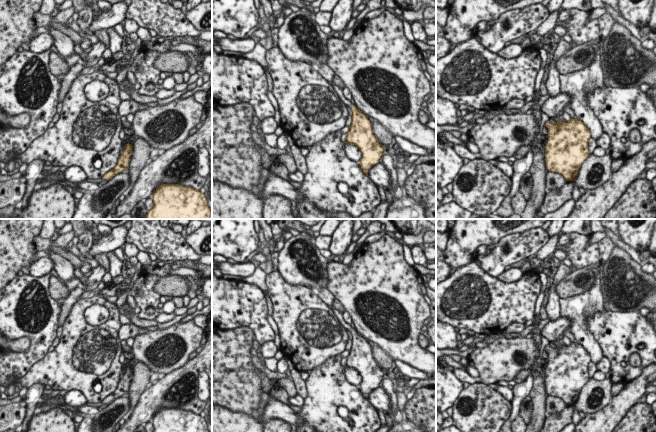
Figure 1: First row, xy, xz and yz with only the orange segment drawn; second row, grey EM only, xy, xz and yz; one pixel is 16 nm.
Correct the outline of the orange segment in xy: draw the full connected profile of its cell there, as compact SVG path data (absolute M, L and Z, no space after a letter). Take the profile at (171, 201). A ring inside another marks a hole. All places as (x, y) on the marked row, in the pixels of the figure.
M161 184L151 198L154 206L145 219L212 219L203 190L181 184Z

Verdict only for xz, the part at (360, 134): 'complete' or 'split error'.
split error

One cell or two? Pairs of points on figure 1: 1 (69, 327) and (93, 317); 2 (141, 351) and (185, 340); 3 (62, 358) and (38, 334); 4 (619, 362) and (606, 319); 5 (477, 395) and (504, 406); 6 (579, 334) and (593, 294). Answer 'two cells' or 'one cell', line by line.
1: two cells
2: one cell
3: two cells
4: one cell
5: one cell
6: one cell

